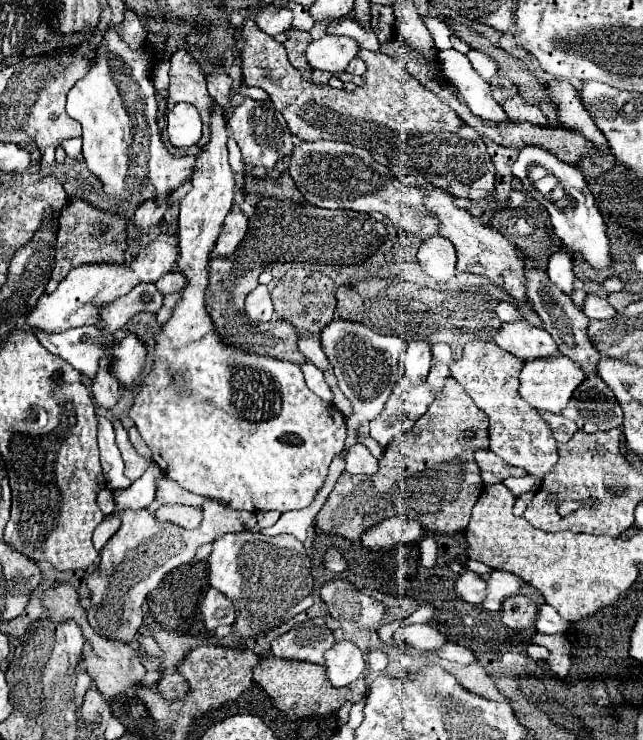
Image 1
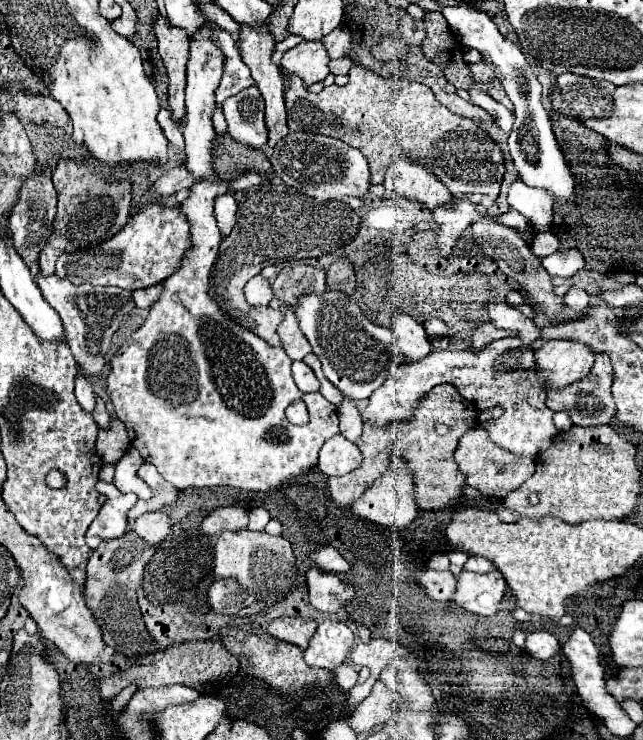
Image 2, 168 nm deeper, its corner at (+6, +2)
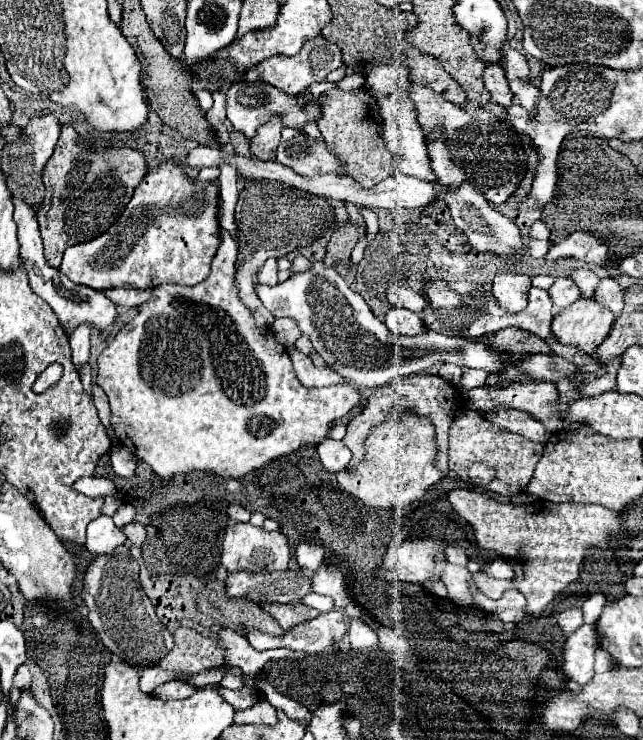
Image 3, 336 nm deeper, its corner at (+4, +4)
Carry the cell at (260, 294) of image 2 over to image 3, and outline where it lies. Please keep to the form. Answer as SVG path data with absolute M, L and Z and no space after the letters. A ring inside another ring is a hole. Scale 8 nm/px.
M268 259L264 267L258 271L258 281L264 285L276 285L278 283L278 259Z

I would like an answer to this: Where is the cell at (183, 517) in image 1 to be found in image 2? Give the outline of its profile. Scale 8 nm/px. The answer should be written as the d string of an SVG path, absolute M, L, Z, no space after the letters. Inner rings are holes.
M150 511L134 521L134 531L148 543L166 539L168 535L174 533L174 527L176 525L174 525L172 517L166 515L164 511Z

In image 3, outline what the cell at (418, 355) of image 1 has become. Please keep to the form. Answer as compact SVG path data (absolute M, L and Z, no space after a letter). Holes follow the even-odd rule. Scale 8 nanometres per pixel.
M392 307L386 313L386 325L392 333L398 333L398 335L420 335L426 331L420 315L404 307Z

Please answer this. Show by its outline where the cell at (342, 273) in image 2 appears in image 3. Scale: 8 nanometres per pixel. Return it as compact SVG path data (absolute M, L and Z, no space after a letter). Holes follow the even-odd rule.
M346 221L336 229L336 233L328 241L328 257L334 261L334 269L344 271L350 265L350 251L364 233L366 225L358 225L352 221Z

